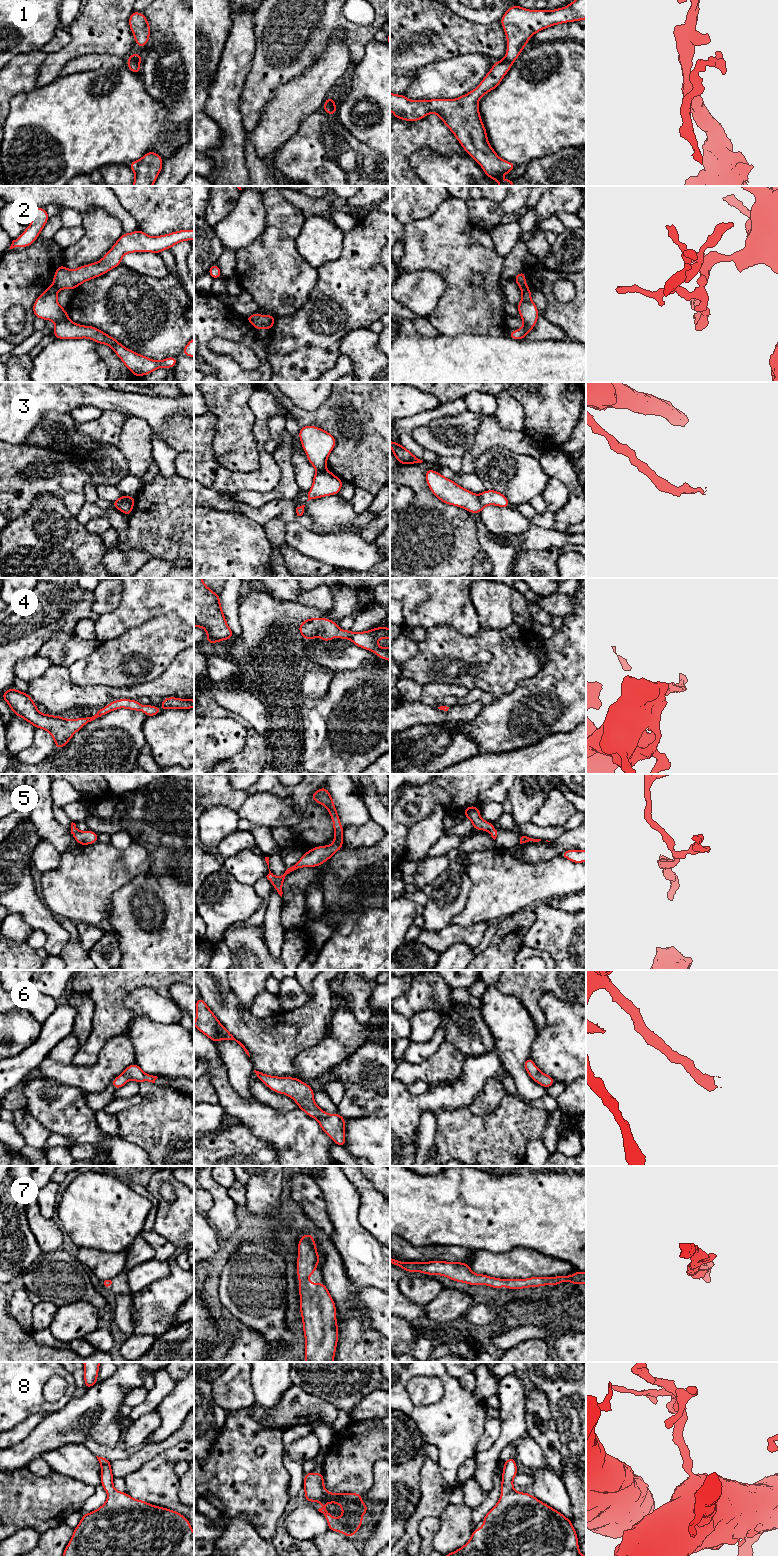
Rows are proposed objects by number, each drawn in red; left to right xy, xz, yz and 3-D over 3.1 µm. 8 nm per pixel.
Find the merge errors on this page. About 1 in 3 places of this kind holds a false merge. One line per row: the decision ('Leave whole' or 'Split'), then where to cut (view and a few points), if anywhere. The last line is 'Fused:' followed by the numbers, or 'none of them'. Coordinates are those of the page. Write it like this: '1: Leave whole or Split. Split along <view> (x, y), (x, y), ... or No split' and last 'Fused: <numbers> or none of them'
1: Leave whole. No split
2: Split. Split along xy (53, 283), (58, 289)
3: Split. Split along xy (133, 504), (125, 498), (117, 508)
4: Leave whole. No split
5: Leave whole. No split
6: Leave whole. No split
7: Leave whole. No split
8: Leave whole. No split
Fused: 2, 3

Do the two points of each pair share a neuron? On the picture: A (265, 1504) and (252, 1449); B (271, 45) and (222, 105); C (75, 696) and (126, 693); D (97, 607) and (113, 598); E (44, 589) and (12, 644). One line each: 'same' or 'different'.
A: same
B: different
C: same
D: same
E: same

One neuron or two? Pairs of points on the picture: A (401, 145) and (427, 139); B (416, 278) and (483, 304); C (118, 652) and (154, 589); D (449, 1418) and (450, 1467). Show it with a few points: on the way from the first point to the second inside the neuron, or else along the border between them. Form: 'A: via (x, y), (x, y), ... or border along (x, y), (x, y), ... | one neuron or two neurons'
A: via (407, 139), (421, 139) | one neuron
B: border along (430, 270), (445, 282), (445, 290), (433, 310) | two neurons
C: border along (154, 618), (111, 638) | two neurons
D: via (450, 1430), (450, 1455) | one neuron

